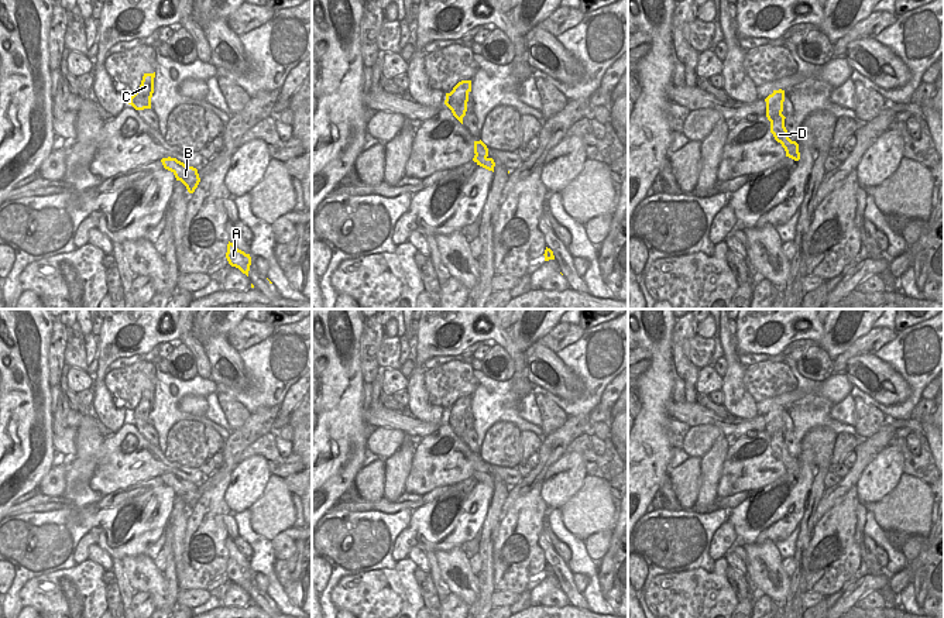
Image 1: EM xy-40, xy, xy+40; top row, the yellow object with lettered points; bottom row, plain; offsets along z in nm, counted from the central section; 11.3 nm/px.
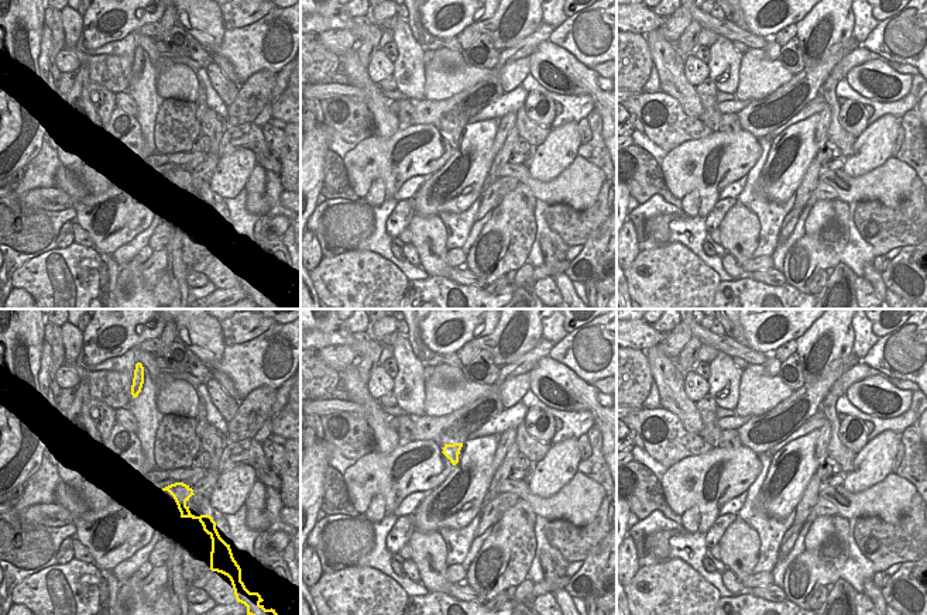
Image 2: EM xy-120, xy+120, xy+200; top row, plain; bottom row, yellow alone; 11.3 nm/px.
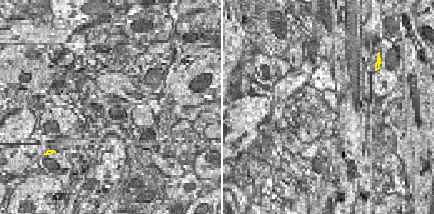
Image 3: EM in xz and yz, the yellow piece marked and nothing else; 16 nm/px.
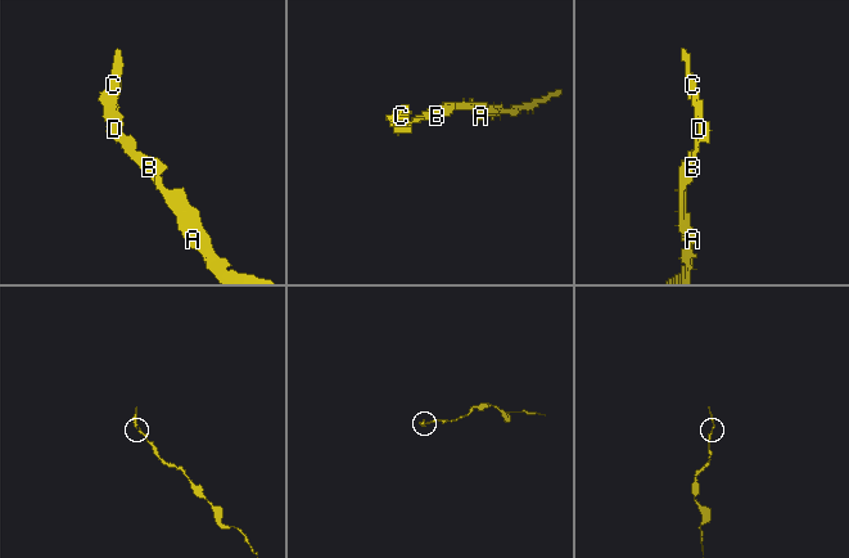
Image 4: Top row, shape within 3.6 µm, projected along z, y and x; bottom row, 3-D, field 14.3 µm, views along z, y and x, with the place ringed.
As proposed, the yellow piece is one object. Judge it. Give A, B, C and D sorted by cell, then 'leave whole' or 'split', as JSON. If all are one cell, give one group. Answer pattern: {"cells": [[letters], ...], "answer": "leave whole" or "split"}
{"cells": [["A", "B", "C", "D"]], "answer": "leave whole"}

